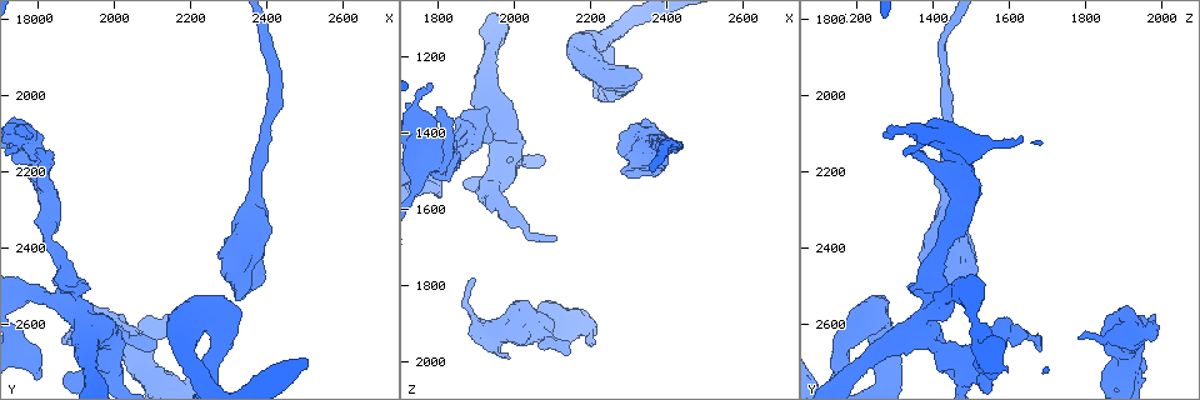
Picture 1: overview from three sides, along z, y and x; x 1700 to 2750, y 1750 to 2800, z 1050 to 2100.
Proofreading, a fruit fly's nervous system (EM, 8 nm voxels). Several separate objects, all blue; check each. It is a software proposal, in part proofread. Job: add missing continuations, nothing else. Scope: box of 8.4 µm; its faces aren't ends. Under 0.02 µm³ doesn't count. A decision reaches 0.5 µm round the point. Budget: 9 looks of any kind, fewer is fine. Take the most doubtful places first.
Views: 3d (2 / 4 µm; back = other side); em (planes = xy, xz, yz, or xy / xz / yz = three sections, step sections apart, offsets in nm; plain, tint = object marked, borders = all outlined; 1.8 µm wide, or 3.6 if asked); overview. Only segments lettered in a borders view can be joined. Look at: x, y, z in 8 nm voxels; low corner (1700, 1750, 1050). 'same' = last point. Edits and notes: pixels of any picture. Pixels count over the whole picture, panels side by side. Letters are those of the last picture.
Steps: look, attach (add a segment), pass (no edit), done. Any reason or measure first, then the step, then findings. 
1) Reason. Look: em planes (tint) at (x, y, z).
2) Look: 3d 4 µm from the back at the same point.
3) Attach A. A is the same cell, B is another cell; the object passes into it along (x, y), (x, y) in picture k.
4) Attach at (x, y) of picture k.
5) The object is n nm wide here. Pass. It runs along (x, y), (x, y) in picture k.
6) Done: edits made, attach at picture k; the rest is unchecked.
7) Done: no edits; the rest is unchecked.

Abrupt turn. Look: em 3.6 µm xy step 8 (borders) at (2010, 2680, 1445).

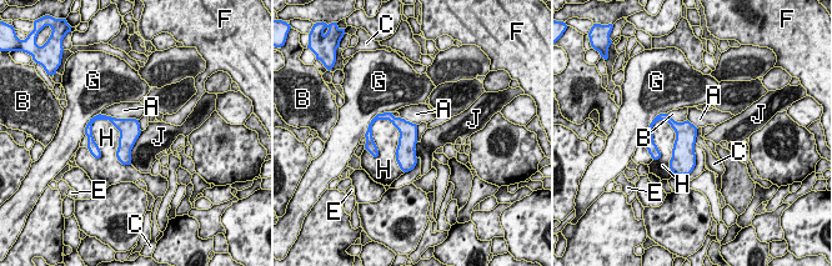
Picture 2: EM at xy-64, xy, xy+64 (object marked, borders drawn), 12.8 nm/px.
Pass. A, B, C, E, F, G, H and J are other cells; a border runs along (416, 125), (417, 141) in picture 2; none of them fits.

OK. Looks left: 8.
An open end. Look: em planes (borders) at (2135, 2575, 1980).

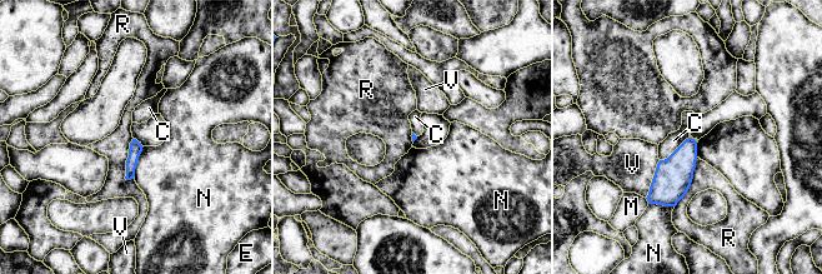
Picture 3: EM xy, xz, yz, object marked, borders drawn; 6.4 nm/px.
Pass. C, E, M, N, R and V are other cells; a border runs along (133, 138), (126, 160), (126, 180) in picture 3; no lettered segment goes on from it.

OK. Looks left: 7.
An open end. Look: em 3.6 µm xz step 8 (tint) at (1800, 2140, 1335).

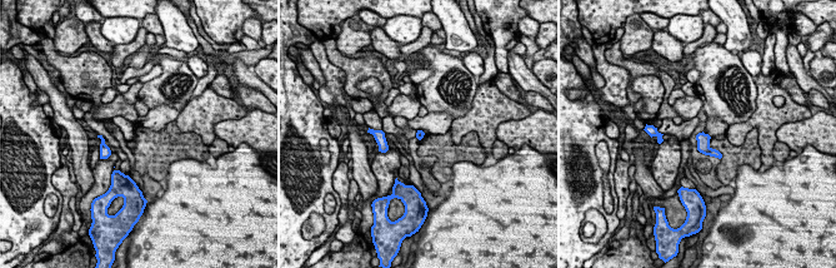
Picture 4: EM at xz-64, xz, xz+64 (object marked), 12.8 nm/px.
Look: em 3.6 µm planes (borders) at the same point.

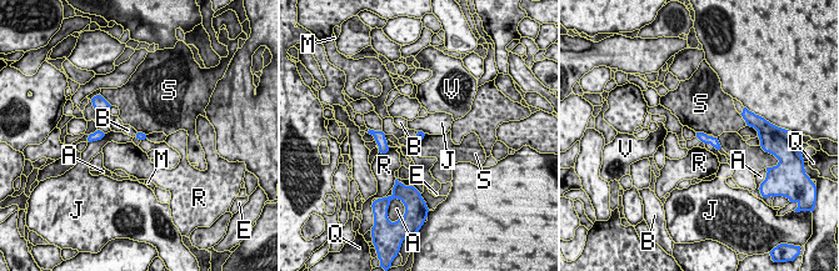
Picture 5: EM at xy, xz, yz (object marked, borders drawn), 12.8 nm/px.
Pass. A, B, E, J, M, Q, R, S and V are other cells; a border runs along (418, 131), (415, 137) in picture 5; none of them fits.

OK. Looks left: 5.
Branch stops here. Look: em planes (borders) at (1925, 2505, 1330).

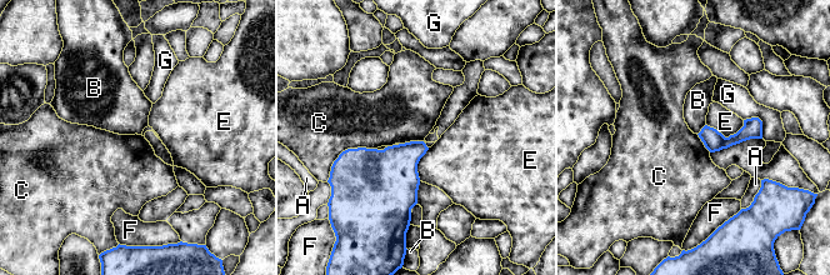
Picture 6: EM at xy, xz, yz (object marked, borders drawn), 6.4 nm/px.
The longest contact is with C, 300 nm. Pass. A, B, C, E, F and G are other cells; it runs along (759, 124), (731, 140), (703, 135) in picture 6; none of them fits.

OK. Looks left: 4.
Done: no edits; the rest is unchecked.

